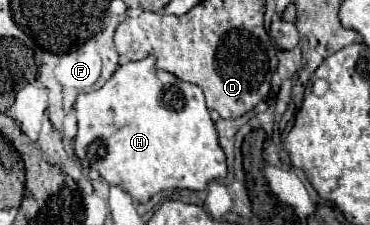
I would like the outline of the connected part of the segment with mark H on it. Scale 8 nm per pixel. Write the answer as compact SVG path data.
M153 56L119 66L103 88L89 94L79 94L75 114L79 126L73 142L77 158L81 162L89 160L89 166L99 172L101 178L109 184L121 186L141 204L149 202L151 196L163 190L205 190L211 180L227 176L225 154L219 146L215 124L205 106L201 88L157 68L157 60Z

